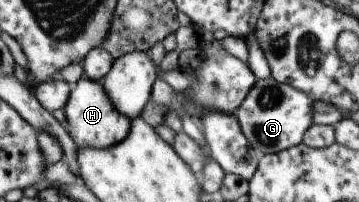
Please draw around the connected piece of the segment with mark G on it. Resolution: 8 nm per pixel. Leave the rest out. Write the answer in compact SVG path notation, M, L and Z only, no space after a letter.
M271 76L255 82L242 104L237 107L235 115L241 126L241 133L247 137L255 155L260 158L267 154L277 154L302 141L303 134L313 124L314 102L303 91L277 83Z

